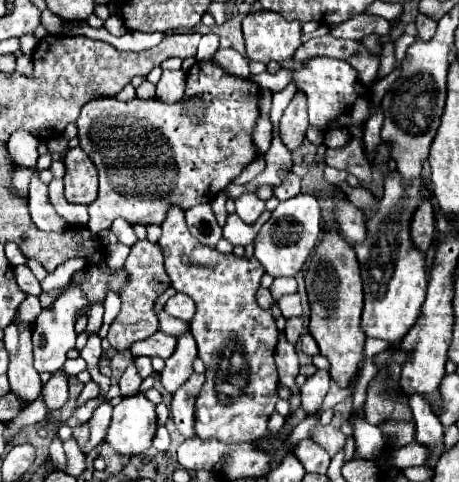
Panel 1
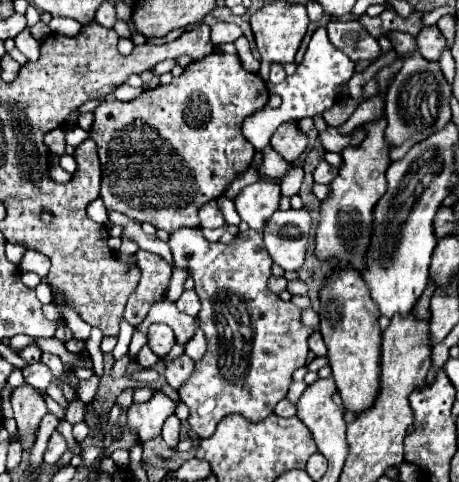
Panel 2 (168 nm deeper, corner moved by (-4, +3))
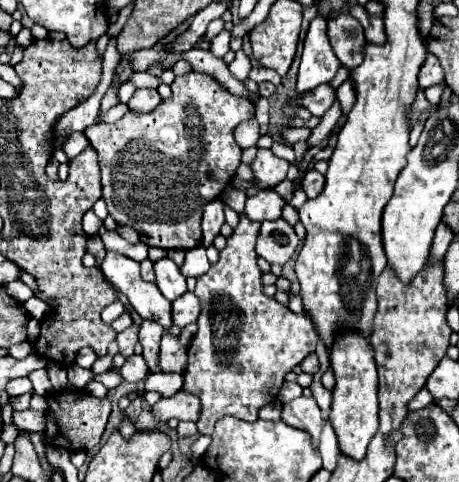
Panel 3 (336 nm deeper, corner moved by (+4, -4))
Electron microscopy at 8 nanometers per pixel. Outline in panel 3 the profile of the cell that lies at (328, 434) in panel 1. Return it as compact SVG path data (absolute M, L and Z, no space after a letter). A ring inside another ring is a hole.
M298 397L292 403L286 403L282 409L282 421L296 429L310 433L314 449L320 445L320 433L326 423L314 397Z

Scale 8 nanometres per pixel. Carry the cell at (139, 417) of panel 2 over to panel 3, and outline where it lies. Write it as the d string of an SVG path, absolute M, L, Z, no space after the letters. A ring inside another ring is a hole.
M178 391L176 395L158 401L152 407L152 417L162 423L166 423L172 417L178 421L196 421L198 411L200 401L194 395L182 395L182 391Z

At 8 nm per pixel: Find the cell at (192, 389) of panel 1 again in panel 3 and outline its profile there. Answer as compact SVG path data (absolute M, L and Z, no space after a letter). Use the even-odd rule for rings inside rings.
M164 333L160 347L160 371L164 373L184 373L186 367L186 349L180 347L176 337Z

